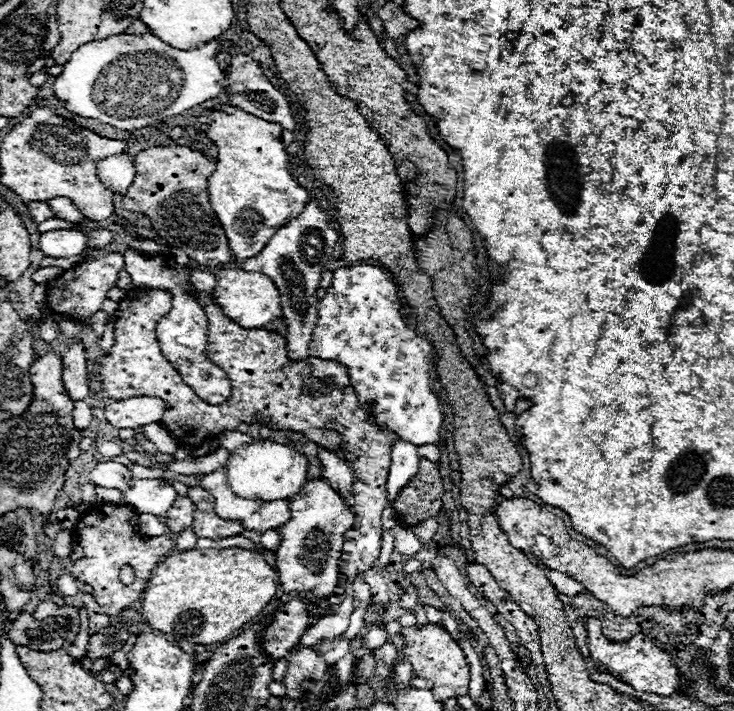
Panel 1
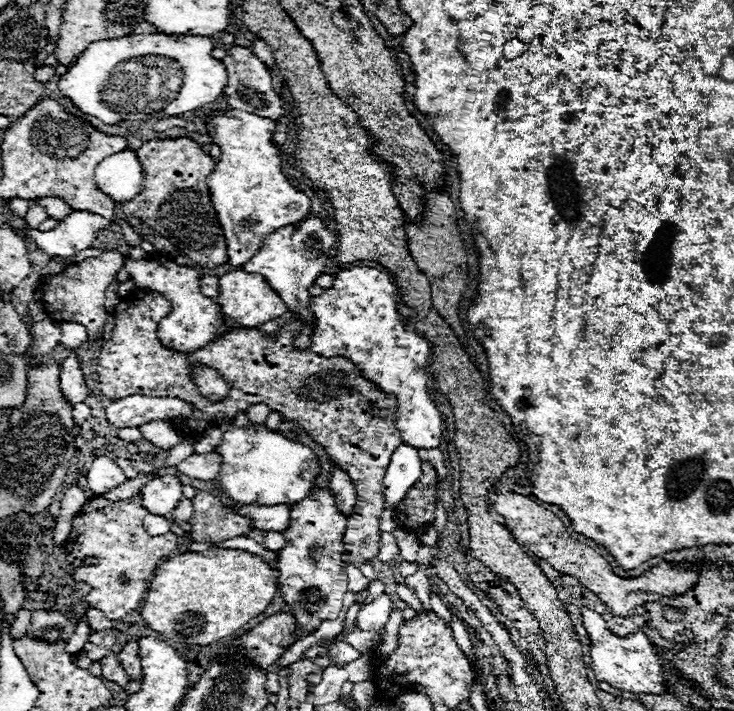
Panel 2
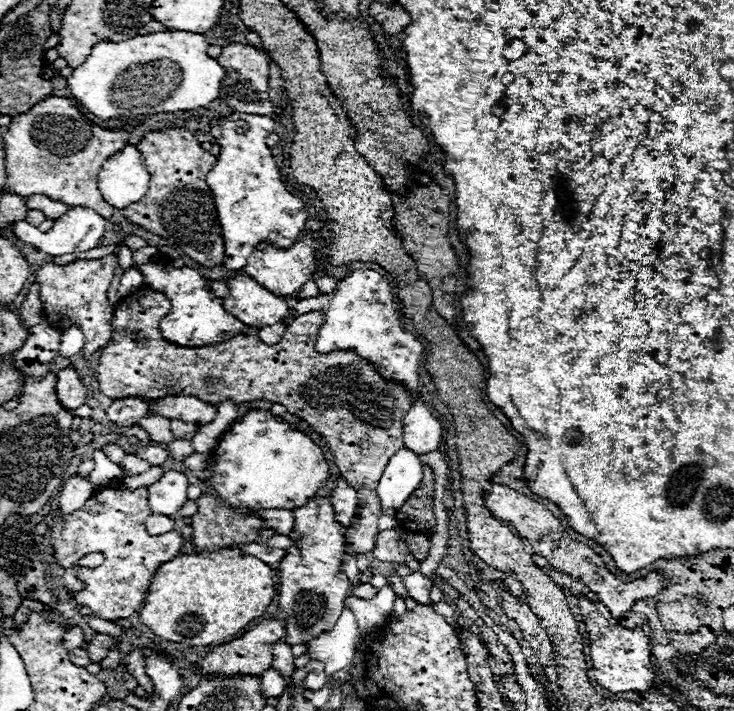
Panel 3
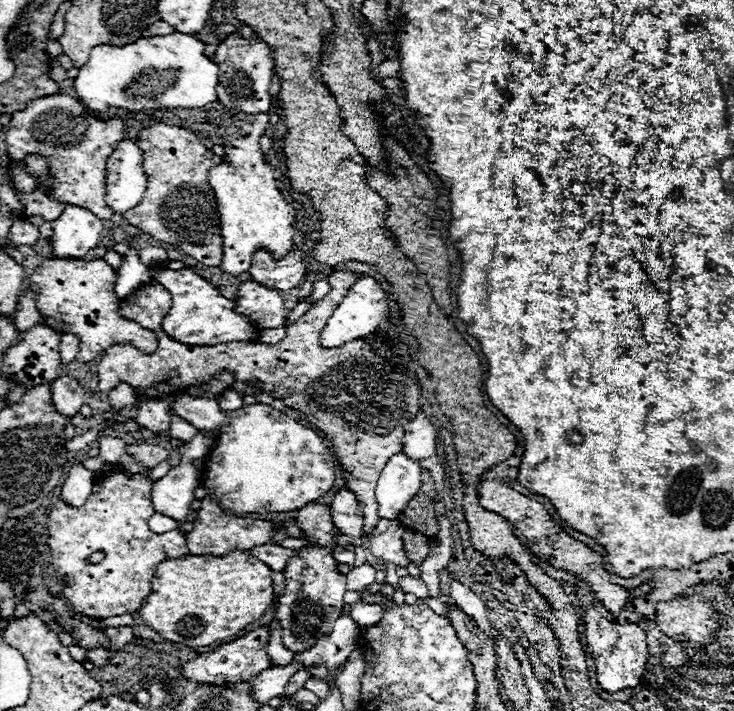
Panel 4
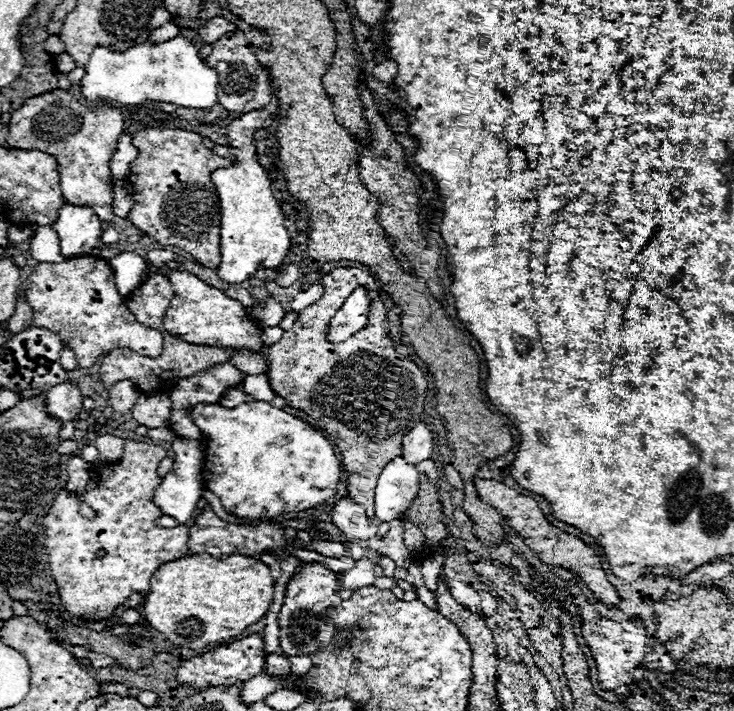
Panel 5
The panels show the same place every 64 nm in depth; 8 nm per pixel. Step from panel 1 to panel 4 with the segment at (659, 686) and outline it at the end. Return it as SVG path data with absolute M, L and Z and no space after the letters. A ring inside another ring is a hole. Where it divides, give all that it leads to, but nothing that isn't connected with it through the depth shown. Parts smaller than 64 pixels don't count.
M588 596L580 598L580 606L584 609L582 613L582 623L585 626L585 636L588 640L590 654L596 664L596 680L602 686L602 690L614 694L626 688L638 688L644 682L646 674L646 664L648 664L648 646L646 646L646 634L640 626L636 624L616 624L606 620Z

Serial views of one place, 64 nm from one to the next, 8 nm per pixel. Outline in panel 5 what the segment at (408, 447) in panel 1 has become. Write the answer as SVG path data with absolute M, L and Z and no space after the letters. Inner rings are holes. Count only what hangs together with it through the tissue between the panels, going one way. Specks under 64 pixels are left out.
M402 456L390 460L376 484L376 518L382 522L398 520L406 508L410 508L418 494L418 476L414 464L408 464Z

